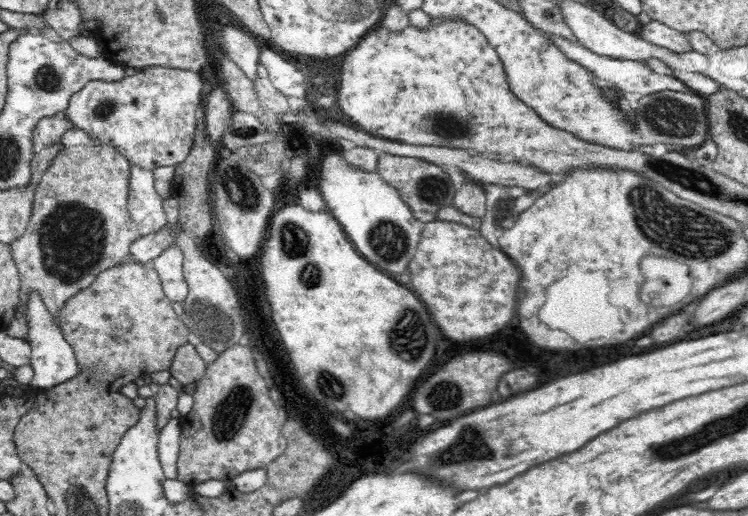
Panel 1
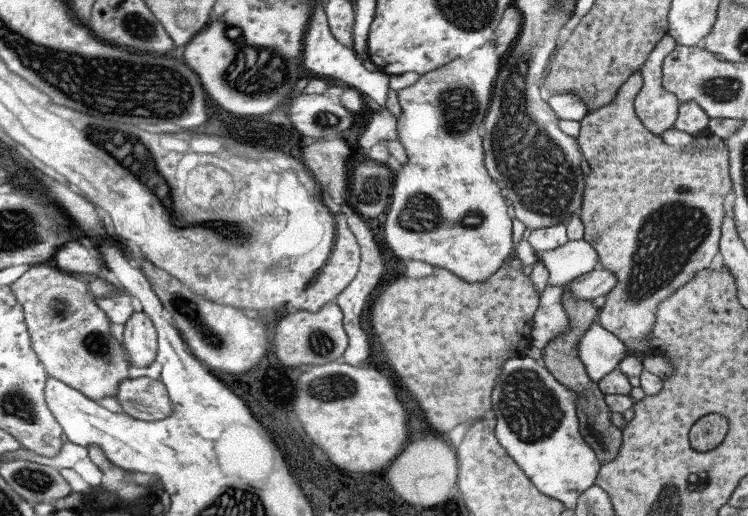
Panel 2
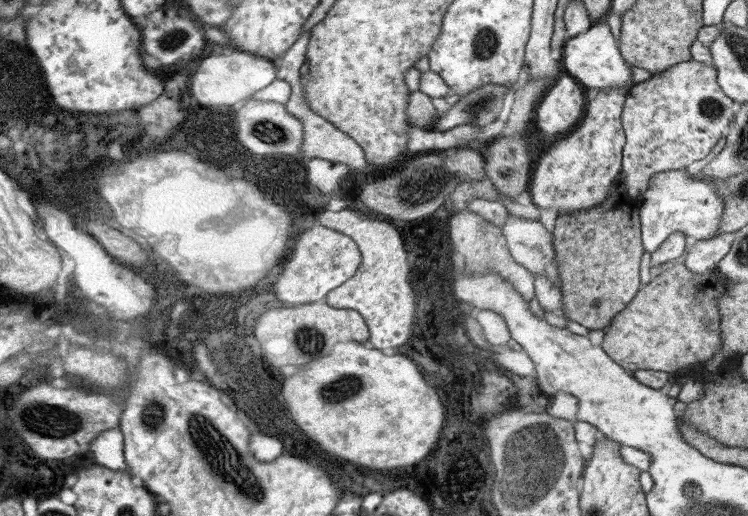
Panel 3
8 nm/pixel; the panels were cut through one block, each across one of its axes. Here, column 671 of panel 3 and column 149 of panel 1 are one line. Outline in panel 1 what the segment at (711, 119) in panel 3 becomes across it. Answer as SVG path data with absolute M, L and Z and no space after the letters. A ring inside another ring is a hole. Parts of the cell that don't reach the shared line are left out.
M145 66L117 81L90 80L70 98L63 112L95 141L112 145L132 165L153 171L184 162L196 138L204 103L204 80L199 72Z

